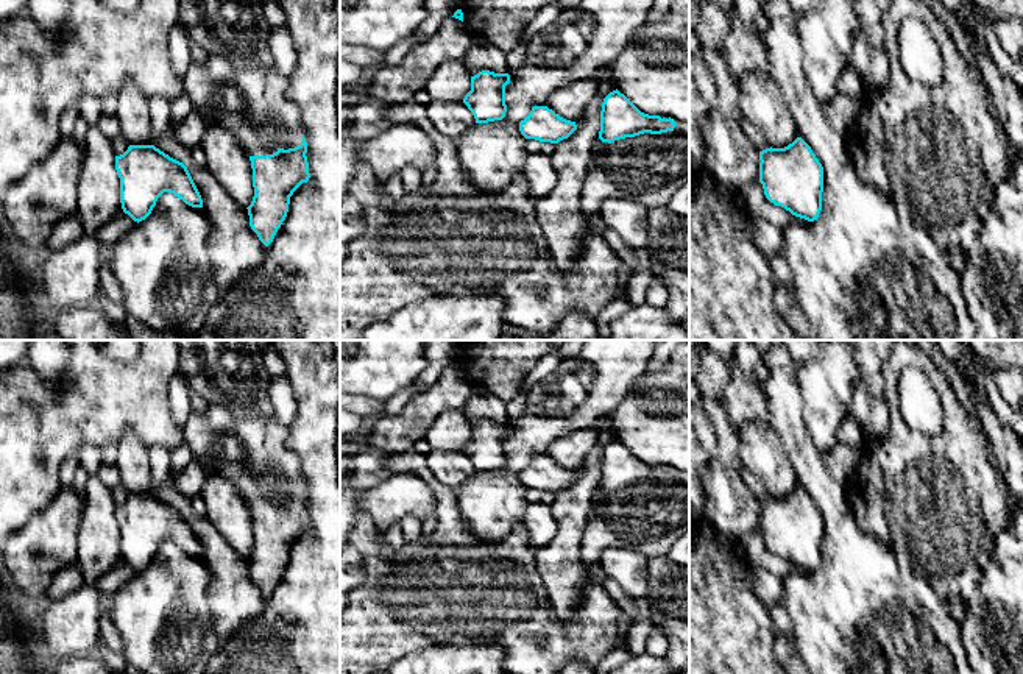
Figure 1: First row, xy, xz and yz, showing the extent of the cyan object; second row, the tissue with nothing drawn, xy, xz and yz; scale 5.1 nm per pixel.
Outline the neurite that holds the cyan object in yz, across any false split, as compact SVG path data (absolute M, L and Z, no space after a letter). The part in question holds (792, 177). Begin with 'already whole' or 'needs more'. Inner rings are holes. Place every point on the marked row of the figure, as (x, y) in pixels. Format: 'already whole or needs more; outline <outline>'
already whole; outline M797 137L784 148L759 151L759 183L766 198L808 222L822 211L823 167L811 147Z

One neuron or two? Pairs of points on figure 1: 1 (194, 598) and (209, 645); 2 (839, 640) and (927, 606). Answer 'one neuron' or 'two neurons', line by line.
1: one neuron
2: one neuron

